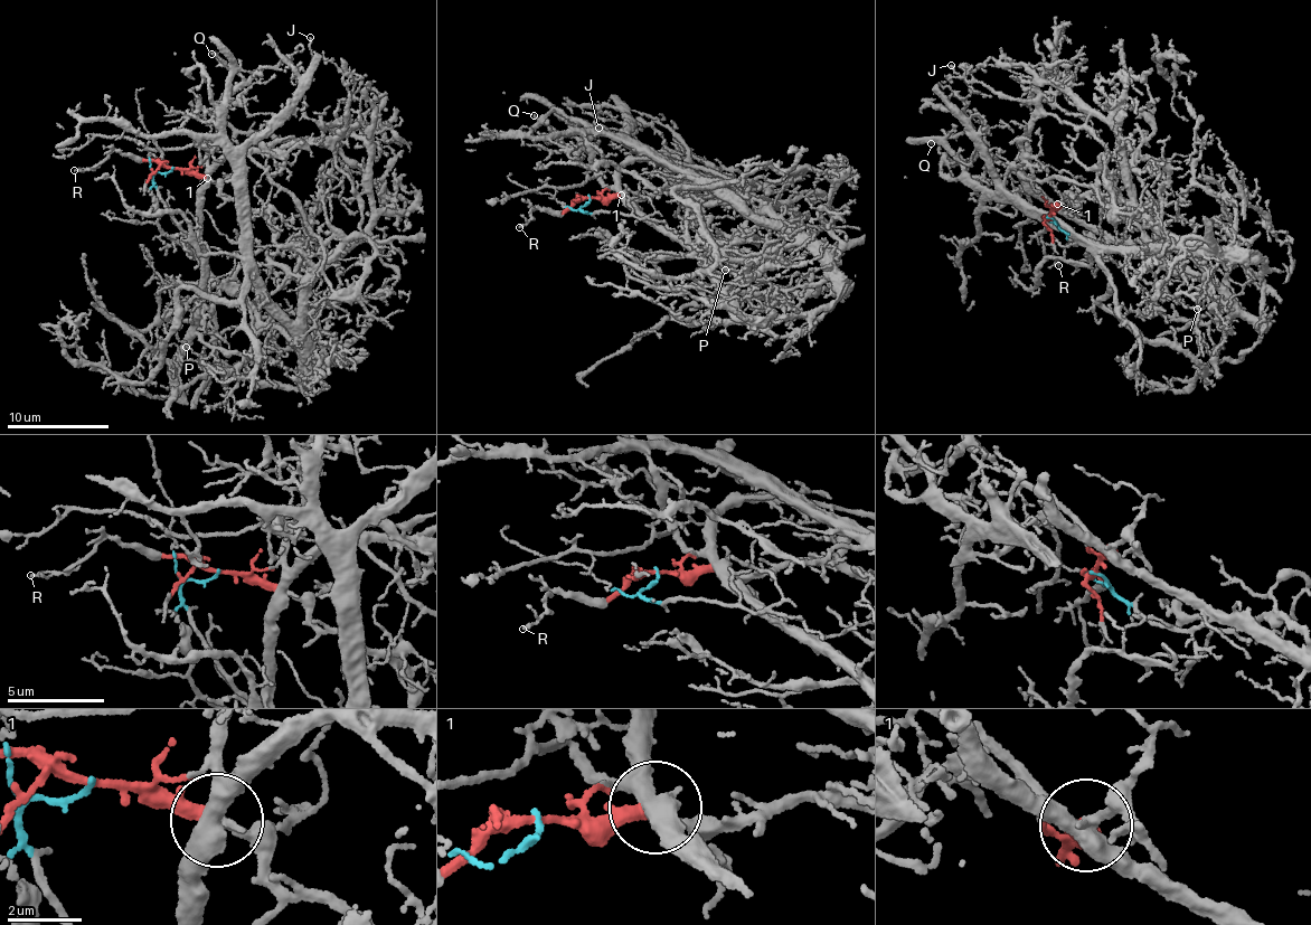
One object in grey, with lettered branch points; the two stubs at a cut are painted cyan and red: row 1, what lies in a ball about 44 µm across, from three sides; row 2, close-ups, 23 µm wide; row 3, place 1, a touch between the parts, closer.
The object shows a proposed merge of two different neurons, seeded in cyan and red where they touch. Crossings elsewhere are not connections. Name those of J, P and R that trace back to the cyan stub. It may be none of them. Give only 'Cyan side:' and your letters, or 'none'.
Cyan side: J, P

